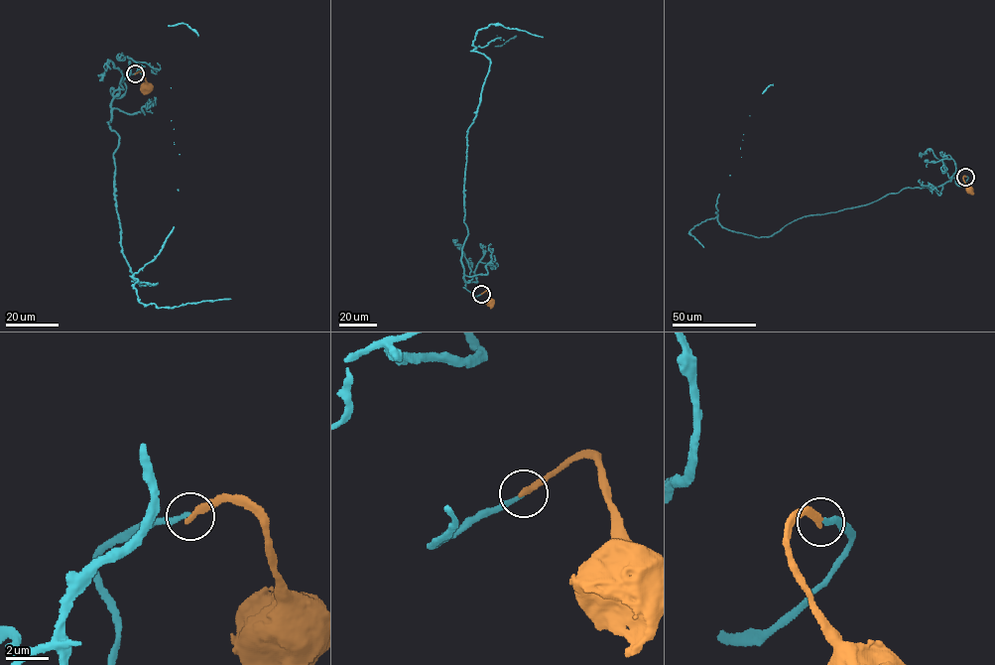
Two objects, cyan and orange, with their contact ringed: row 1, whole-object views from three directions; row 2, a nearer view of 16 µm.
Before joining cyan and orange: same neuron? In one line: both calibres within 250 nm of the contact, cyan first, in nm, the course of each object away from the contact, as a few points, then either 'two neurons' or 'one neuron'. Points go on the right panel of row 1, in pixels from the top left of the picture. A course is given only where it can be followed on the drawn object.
200 nm thick on the cyan side, 280 nm on the other; cyan runs (965, 177), (961, 185), (951, 178), (805, 216), (769, 236), (725, 228), (717, 199), (749, 115), (773, 83); orange runs (965, 177), (963, 178), (968, 190); one neuron

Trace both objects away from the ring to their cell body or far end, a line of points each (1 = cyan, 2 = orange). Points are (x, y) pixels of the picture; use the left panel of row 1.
1: (135, 73), (108, 122), (122, 251), (150, 286), (134, 274), (174, 226), (171, 87), (198, 36), (168, 26)
2: (135, 73), (140, 71), (144, 74), (146, 88)

